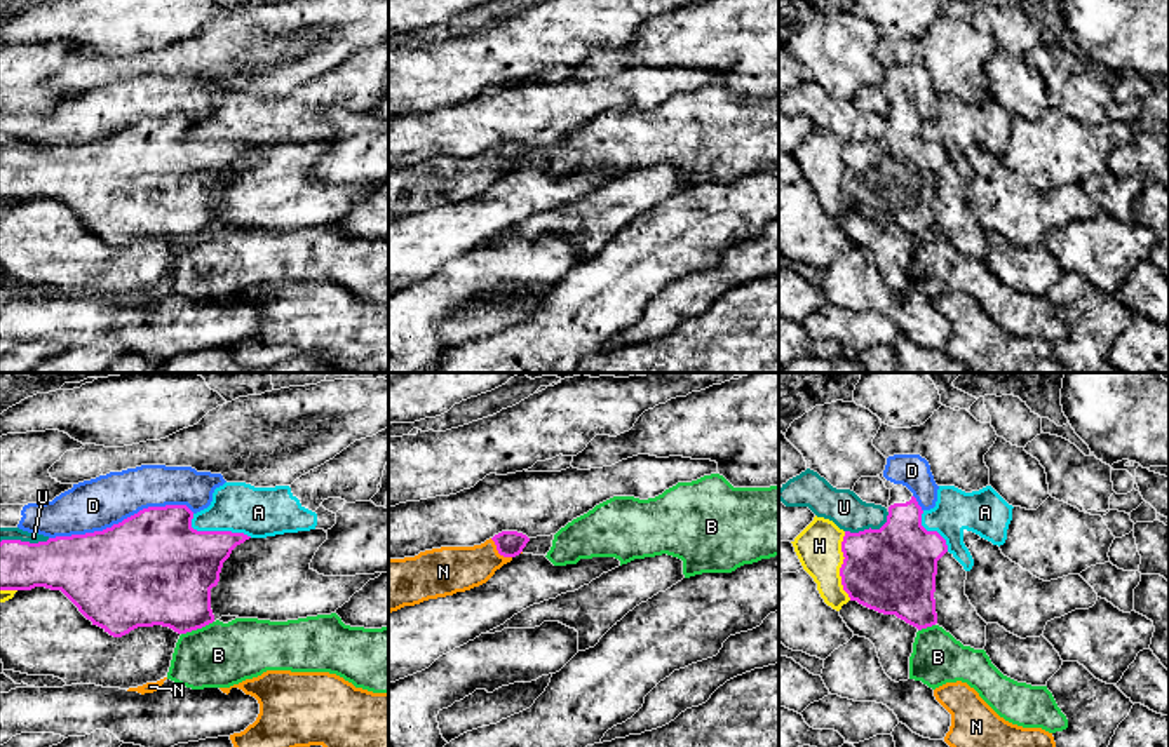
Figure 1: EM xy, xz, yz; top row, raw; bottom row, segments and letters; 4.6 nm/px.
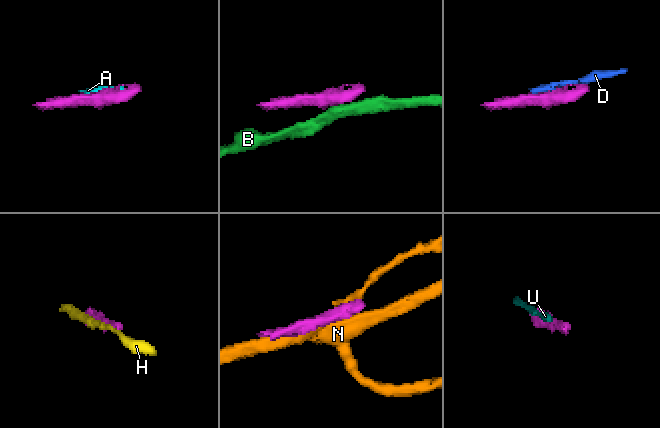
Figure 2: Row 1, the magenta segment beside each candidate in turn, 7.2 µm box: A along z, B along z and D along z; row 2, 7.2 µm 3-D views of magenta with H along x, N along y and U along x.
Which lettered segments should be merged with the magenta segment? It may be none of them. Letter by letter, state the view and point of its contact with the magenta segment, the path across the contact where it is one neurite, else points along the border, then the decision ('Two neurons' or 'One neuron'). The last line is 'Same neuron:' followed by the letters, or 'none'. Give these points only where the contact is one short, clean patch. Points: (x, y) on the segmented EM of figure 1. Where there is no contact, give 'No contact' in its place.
A: Touches magenta at xy (216, 531). Two neurons
B: Touches magenta at xy (197, 627). Boundary: xy (213, 620), (182, 634). Two neurons
D: Touches magenta at xy (122, 521). Two neurons
H: Touches magenta at yz (842, 566). Two neurons
N: Touches magenta at xz (499, 552). Two neurons
U: Touches magenta at yz (870, 528). Two neurons
Same neuron: none

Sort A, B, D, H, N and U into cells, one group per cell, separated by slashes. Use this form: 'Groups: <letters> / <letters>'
Groups: A / B / D / H / N / U

